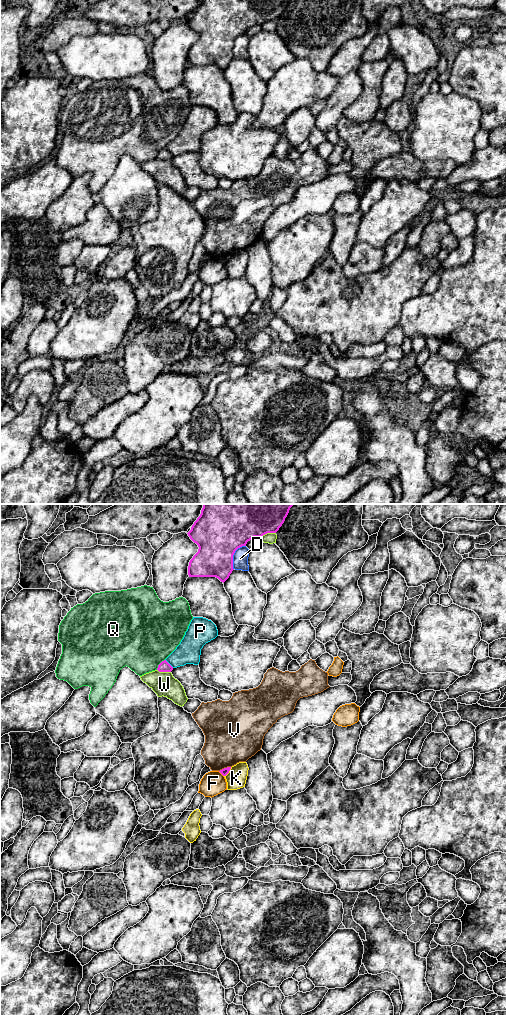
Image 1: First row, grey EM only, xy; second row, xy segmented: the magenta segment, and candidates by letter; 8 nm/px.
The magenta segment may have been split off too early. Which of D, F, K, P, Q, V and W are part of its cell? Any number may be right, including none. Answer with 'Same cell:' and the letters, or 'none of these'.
Same cell: none of these

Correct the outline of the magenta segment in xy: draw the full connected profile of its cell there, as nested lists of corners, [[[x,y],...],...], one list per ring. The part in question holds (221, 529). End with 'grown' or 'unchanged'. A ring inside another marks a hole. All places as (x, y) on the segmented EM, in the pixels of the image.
[[[203,504],[200,516],[187,533],[199,547],[189,562],[189,577],[216,577],[225,582],[233,569],[235,551],[254,537],[276,533],[294,504]]]; unchanged

